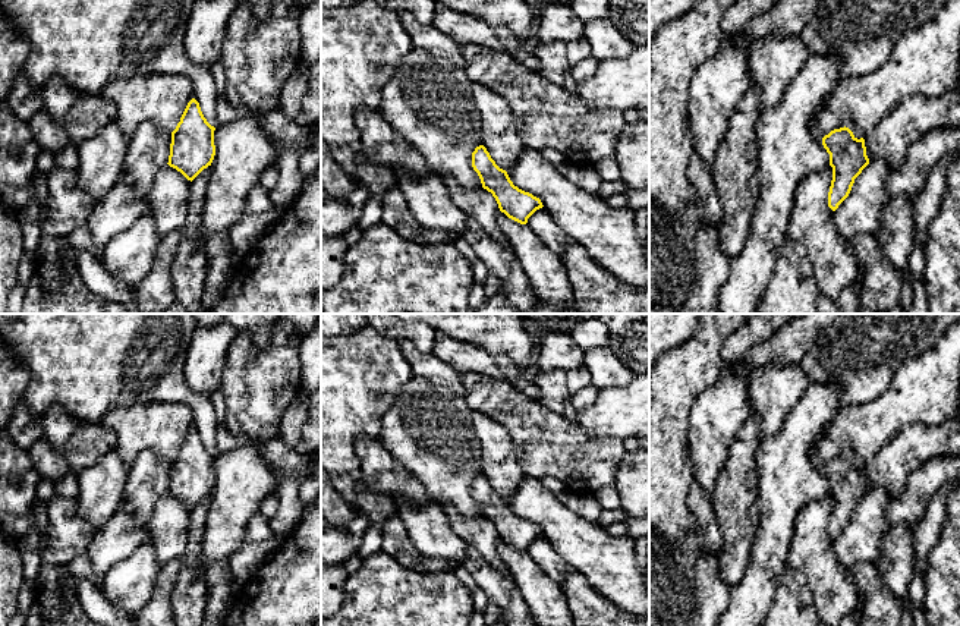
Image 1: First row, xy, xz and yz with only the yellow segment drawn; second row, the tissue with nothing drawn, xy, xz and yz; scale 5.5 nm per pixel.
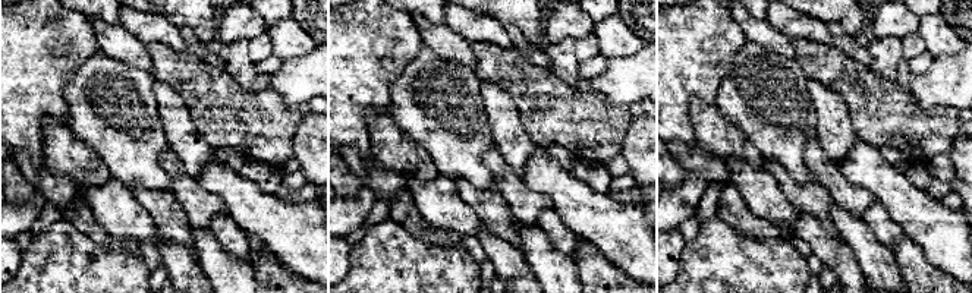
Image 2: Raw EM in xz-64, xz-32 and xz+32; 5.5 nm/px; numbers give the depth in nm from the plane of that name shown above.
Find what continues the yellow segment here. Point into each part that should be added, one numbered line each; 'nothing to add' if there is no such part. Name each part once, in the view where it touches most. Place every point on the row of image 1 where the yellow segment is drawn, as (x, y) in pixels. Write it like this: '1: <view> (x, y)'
nothing to add

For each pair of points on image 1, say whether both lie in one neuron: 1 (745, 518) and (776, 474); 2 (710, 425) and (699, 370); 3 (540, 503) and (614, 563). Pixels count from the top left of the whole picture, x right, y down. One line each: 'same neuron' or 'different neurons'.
1: different neurons
2: different neurons
3: same neuron

